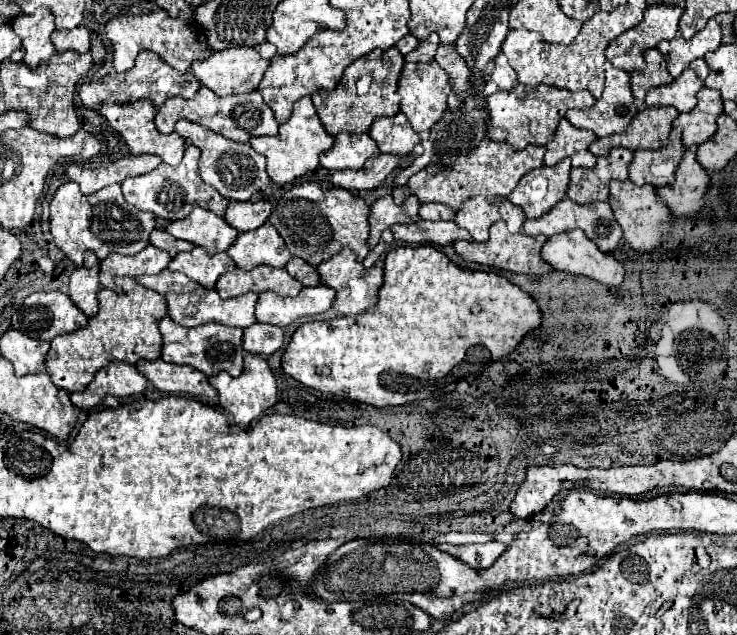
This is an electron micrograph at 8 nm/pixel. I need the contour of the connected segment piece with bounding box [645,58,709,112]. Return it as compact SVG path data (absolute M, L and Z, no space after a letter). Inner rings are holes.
M703 58L689 64L687 70L679 78L675 78L667 86L659 86L649 90L645 102L649 108L653 106L675 106L679 112L691 112L697 104L697 92L705 86L705 78L709 76L709 66Z

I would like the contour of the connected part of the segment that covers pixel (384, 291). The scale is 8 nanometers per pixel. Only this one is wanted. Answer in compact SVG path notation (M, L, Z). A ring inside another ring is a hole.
M397 246L387 252L385 284L379 290L377 306L361 316L305 322L293 334L281 366L285 374L319 392L379 408L403 406L421 400L413 398L409 378L439 380L447 376L457 364L463 362L471 346L485 346L491 352L491 360L497 362L511 354L521 340L539 326L541 310L537 302L507 278L491 272L471 272L459 268L433 246Z

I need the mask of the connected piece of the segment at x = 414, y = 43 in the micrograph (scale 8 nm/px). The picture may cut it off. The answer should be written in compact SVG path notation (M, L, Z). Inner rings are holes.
M407 34L407 36L403 36L399 42L397 42L397 50L405 56L405 54L409 54L411 50L415 50L419 46L419 40L413 36L413 34Z

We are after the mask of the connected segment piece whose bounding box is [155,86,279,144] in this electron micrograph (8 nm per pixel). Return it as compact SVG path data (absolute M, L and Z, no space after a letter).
M201 86L201 90L197 92L195 100L185 100L185 98L169 98L161 108L157 108L157 116L155 116L155 124L157 130L161 130L163 134L169 134L175 130L175 122L179 120L189 120L189 122L197 122L229 140L235 142L243 142L247 144L253 136L277 136L277 122L273 118L273 112L269 110L269 106L263 102L259 92L251 92L251 94L237 94L237 96L225 96L219 98L215 92L211 92L209 88Z

